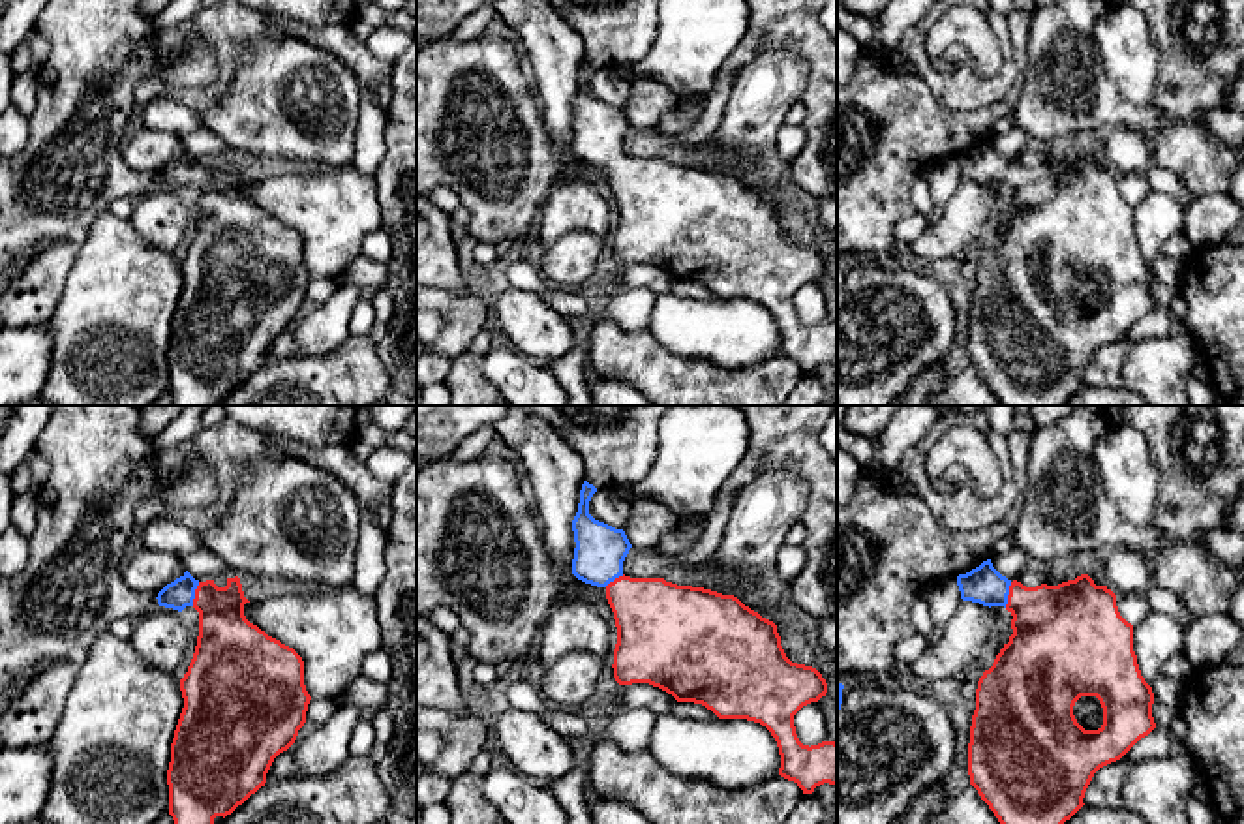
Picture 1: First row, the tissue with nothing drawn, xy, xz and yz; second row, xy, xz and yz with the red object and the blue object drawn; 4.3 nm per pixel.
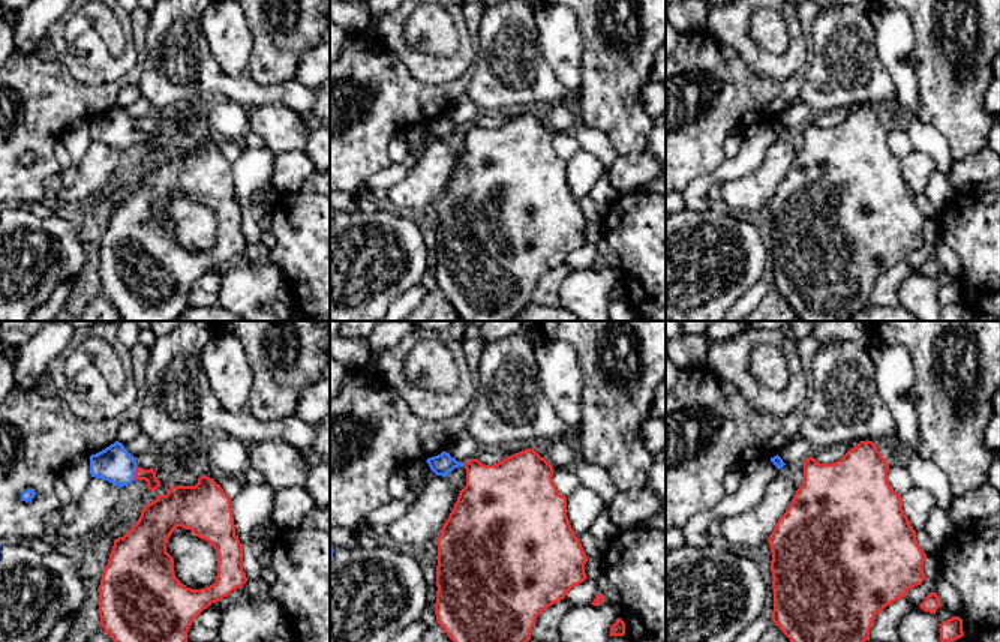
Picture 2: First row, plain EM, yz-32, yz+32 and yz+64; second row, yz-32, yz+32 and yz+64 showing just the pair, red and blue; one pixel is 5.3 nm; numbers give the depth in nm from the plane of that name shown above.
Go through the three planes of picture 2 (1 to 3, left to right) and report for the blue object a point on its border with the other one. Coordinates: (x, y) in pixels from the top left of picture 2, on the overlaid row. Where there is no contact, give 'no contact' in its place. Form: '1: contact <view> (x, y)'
1: contact yz-32 (135, 473)
2: no contact
3: no contact

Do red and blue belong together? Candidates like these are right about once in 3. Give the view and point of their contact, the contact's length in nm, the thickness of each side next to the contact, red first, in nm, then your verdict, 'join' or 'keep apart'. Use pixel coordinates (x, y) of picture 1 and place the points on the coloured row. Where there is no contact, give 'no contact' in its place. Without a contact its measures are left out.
yz (1008, 595) | 120 nm | 360/160 nm | join

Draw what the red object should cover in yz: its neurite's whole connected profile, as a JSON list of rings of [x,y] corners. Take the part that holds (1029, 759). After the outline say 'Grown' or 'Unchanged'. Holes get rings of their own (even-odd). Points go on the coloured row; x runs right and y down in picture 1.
[[[987,559],[970,572],[959,574],[957,586],[963,601],[989,608],[1004,606],[1013,616],[1009,642],[1004,644],[993,666],[978,681],[968,743],[970,785],[1000,824],[1064,824],[1085,805],[1083,798],[1094,773],[1120,760],[1156,728],[1152,717],[1154,693],[1137,664],[1133,625],[1120,616],[1116,595],[1107,586],[1096,586],[1088,574],[1058,586],[1026,587],[1002,576]],[[1081,696],[1100,700],[1103,725],[1098,730],[1085,730],[1077,723],[1073,706]]]. Grown

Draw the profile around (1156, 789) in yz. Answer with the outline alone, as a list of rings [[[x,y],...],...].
[[[1182,749],[1131,764],[1122,783],[1122,807],[1146,824],[1190,824],[1186,801],[1199,783],[1195,760]]]

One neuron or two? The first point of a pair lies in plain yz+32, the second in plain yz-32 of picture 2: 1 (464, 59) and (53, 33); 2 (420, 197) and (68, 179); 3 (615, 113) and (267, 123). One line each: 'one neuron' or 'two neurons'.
1: one neuron
2: two neurons
3: one neuron

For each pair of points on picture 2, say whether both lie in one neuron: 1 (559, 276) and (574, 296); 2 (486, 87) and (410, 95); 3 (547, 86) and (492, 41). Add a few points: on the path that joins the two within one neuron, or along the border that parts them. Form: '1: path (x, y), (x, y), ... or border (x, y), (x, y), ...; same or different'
1: border (573, 270), (561, 284), (559, 305); different
2: border (477, 56), (474, 74), (464, 95); different
3: path (534, 83), (505, 54); same

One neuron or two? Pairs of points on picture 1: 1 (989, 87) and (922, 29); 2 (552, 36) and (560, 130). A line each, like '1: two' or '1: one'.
1: one
2: one

